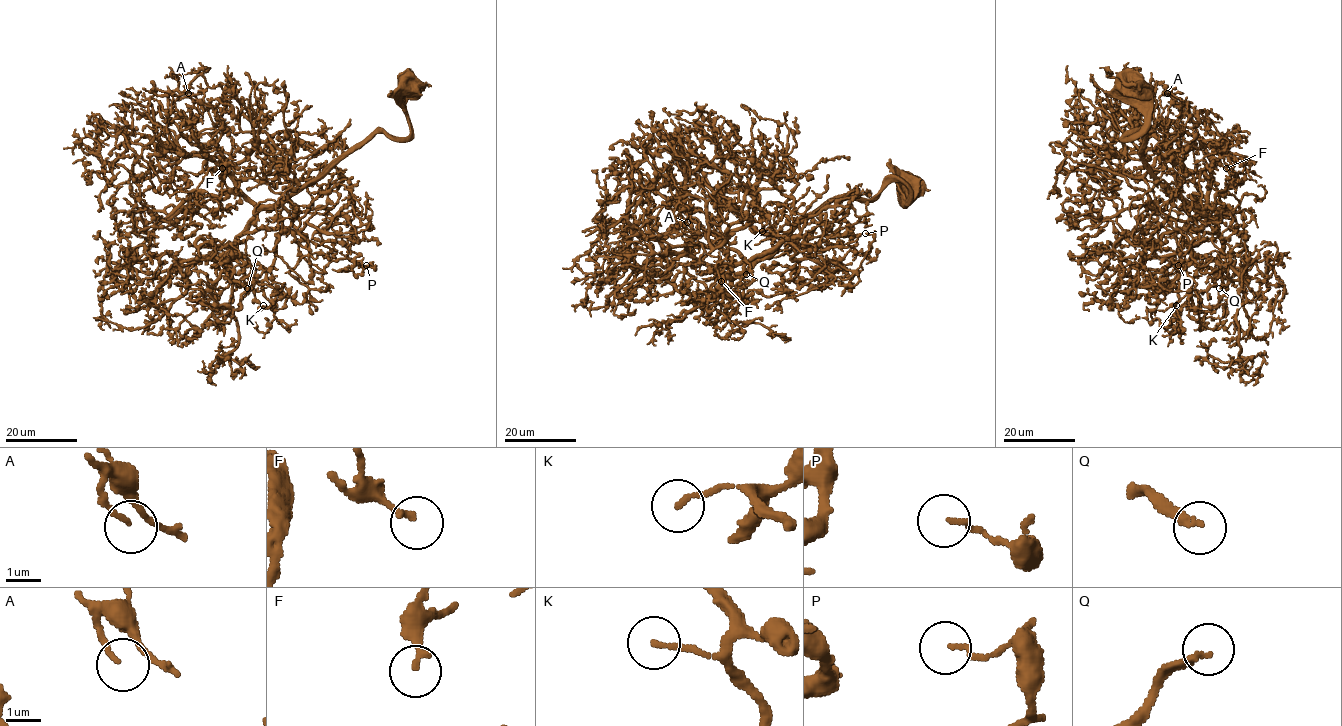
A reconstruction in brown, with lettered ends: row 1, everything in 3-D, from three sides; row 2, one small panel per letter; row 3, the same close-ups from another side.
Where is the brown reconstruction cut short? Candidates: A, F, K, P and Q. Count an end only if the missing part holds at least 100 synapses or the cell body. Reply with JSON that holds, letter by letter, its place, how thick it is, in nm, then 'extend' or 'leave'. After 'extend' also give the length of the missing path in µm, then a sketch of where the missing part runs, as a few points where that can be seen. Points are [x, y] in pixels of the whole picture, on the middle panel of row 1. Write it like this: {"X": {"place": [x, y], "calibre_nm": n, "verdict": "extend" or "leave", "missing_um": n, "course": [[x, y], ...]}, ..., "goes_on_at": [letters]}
{"A": {"place": [687, 222], "calibre_nm": 140, "verdict": "leave"}, "F": {"place": [721, 281], "calibre_nm": 170, "verdict": "leave"}, "K": {"place": [762, 231], "calibre_nm": 160, "verdict": "leave"}, "P": {"place": [865, 233], "calibre_nm": 130, "verdict": "leave"}, "Q": {"place": [746, 274], "calibre_nm": 180, "verdict": "extend", "missing_um": 25, "course": [[746, 274], [753, 282], [774, 277], [792, 281], [805, 276], [807, 291]]}, "goes_on_at": ["Q"]}

